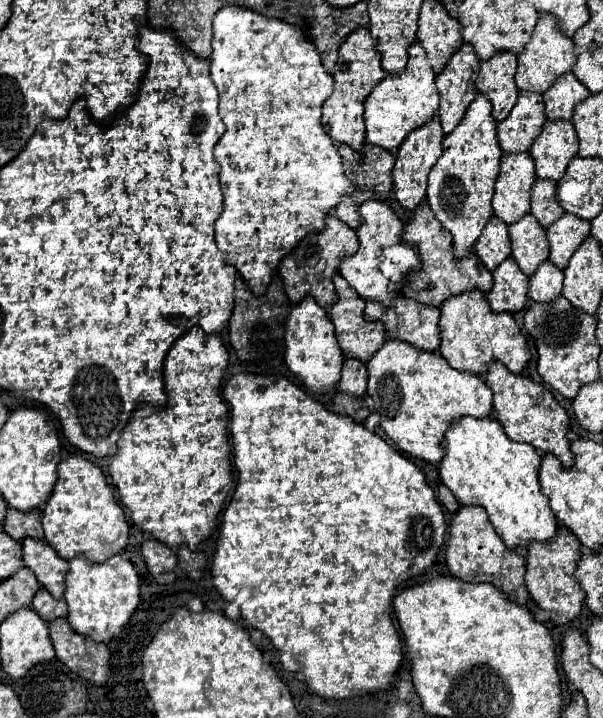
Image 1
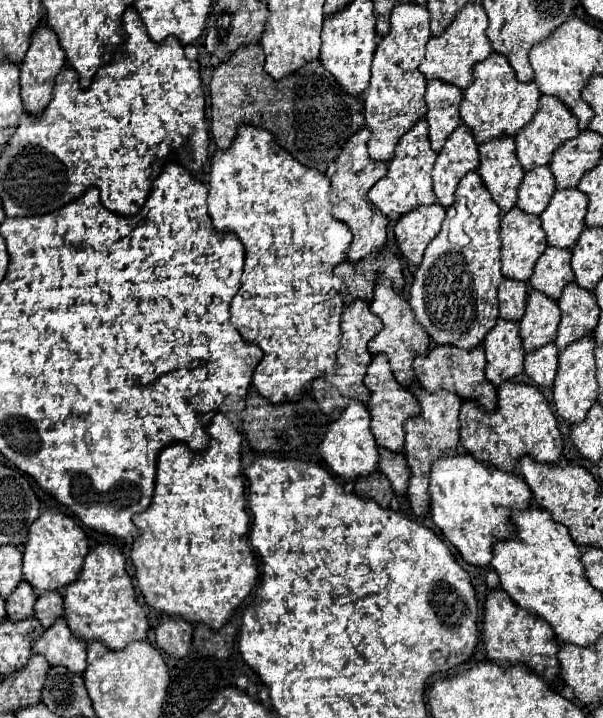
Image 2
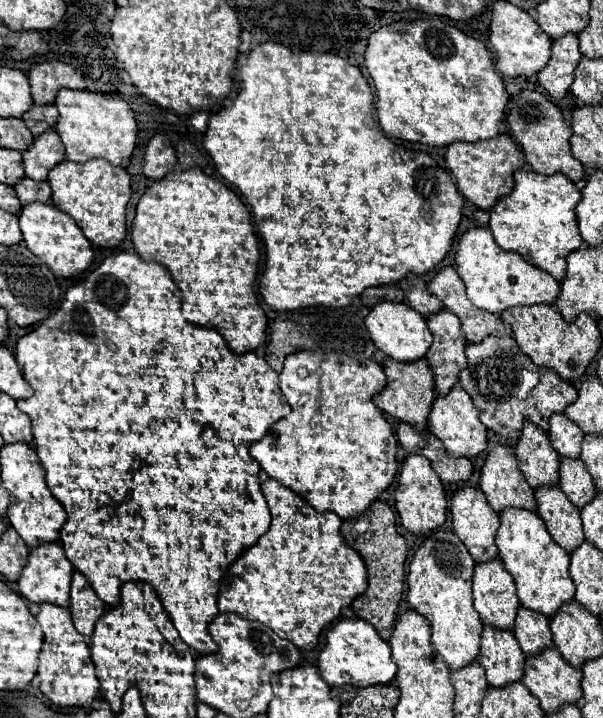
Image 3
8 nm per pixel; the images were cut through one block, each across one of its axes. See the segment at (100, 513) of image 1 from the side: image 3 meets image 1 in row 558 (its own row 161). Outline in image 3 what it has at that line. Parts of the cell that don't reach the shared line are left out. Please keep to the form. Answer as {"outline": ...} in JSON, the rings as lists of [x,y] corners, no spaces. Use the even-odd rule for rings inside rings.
{"outline":[[[66,160],[50,170],[48,182],[52,186],[52,204],[66,212],[94,246],[120,248],[126,236],[126,206],[132,198],[130,176],[124,168],[112,166],[106,160],[88,160],[84,164]]]}

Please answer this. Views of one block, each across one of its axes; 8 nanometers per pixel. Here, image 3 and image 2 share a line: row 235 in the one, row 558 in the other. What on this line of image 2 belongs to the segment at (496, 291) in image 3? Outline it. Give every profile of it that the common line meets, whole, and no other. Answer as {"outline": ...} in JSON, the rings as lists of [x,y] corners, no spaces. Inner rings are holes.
{"outline":[[[470,452],[440,456],[432,462],[430,472],[430,514],[460,556],[474,566],[488,566],[492,560],[492,544],[510,538],[510,514],[530,504],[532,492],[526,480],[514,472],[502,472],[490,462],[476,460]]]}

